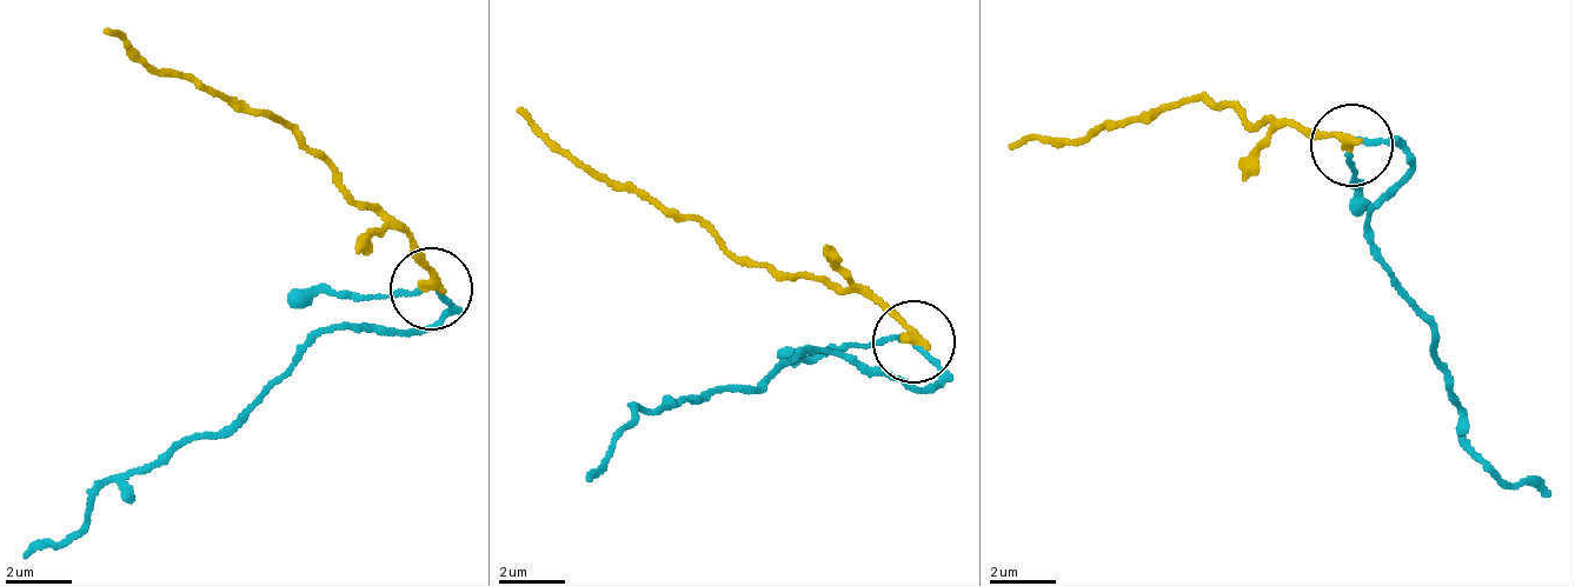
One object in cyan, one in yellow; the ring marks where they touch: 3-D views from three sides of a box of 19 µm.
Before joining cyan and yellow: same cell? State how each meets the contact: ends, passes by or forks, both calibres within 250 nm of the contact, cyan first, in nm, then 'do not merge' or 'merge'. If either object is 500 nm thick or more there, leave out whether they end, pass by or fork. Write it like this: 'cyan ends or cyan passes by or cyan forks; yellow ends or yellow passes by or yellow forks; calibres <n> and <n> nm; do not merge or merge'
cyan passes by; yellow ends; calibres 120 and 300 nm; do not merge

